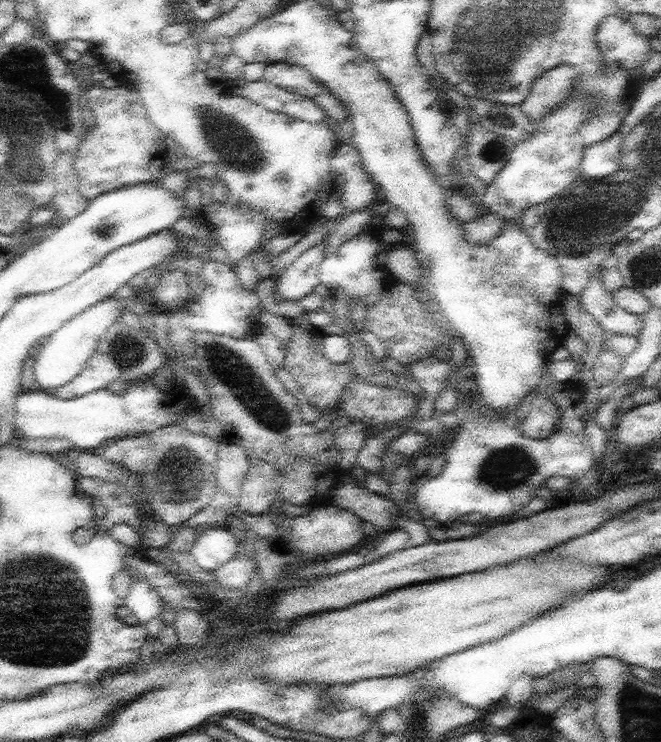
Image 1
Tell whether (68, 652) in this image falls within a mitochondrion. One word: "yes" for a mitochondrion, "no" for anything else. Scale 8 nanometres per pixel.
yes

